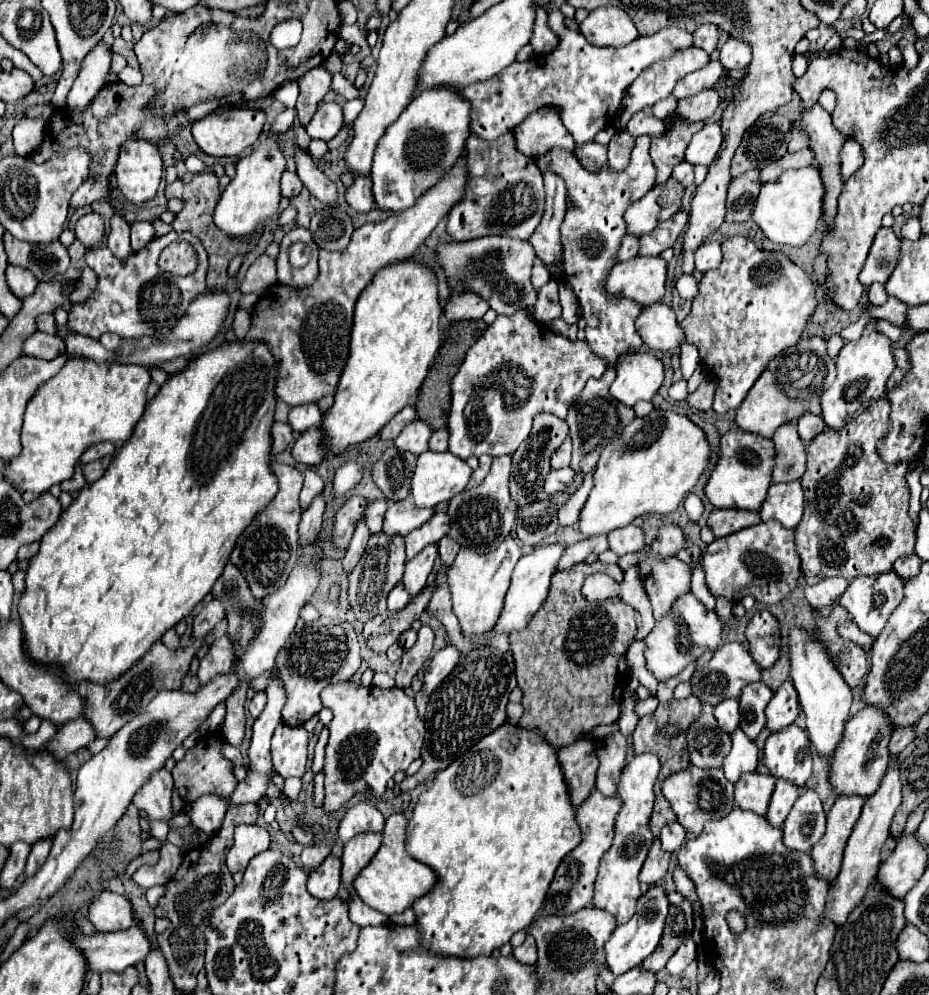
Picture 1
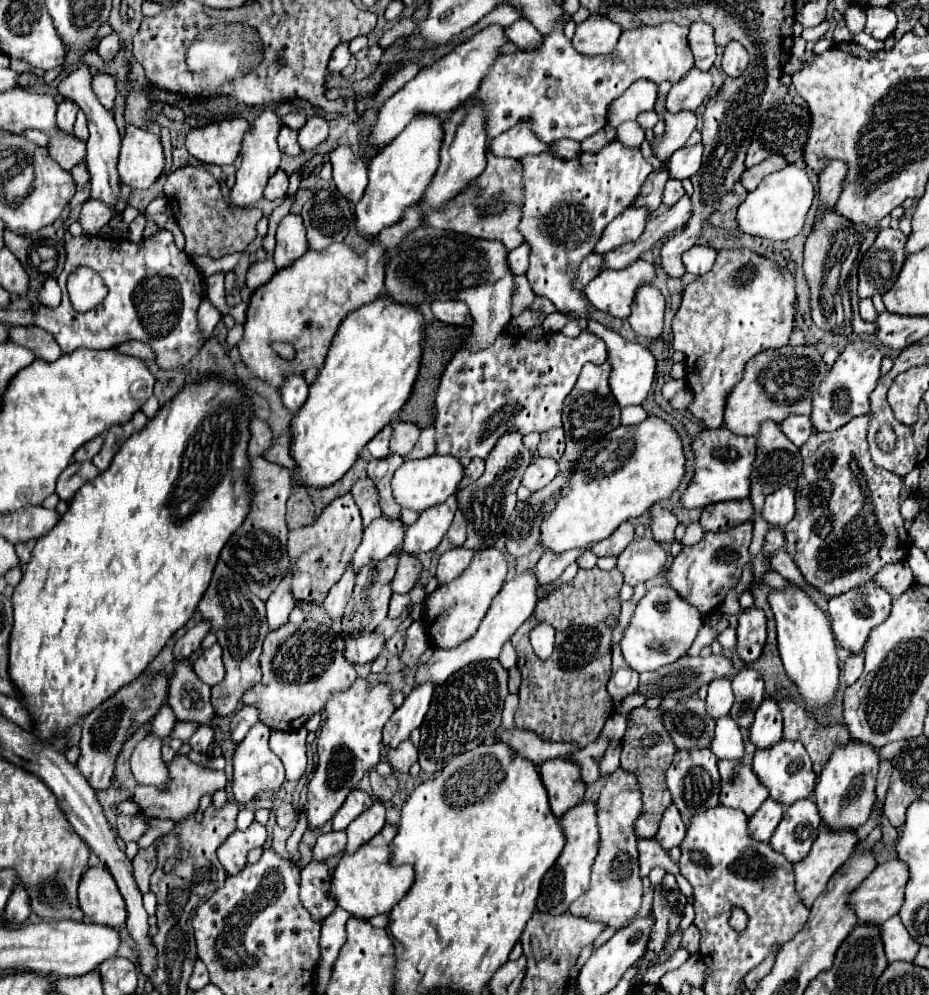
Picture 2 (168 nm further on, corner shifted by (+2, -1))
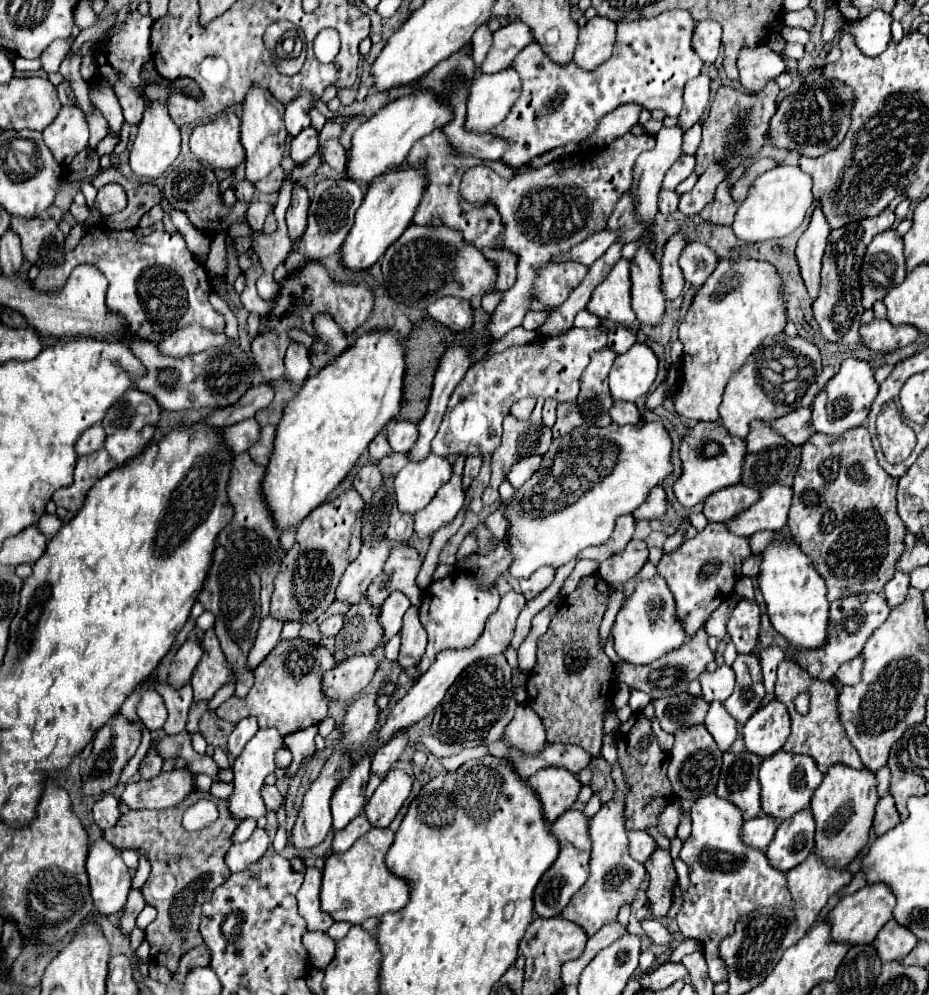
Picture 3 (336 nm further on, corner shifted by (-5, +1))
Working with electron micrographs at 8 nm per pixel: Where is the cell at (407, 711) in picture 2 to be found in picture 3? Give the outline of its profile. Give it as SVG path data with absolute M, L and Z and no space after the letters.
M407 729L403 733L395 733L395 739L391 739L389 743L385 743L375 755L373 755L373 761L371 761L371 771L377 773L377 775L385 775L393 763L401 757L401 753L405 751L409 743L409 733Z

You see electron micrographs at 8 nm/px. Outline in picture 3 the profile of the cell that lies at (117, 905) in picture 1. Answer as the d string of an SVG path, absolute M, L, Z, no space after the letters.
M105 839L93 843L87 857L87 873L97 913L121 913L131 889L131 877L119 851Z

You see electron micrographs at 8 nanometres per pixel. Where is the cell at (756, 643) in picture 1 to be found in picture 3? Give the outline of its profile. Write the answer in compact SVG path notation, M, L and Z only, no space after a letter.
M741 599L727 621L727 633L739 653L753 653L761 631L761 611L755 601Z

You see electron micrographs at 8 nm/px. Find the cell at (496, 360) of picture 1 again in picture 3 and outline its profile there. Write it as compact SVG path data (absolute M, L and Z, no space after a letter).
M607 327L569 329L557 337L545 337L521 347L509 347L503 353L485 353L455 387L443 423L433 439L435 455L467 455L483 457L499 447L501 423L509 415L513 403L523 397L551 397L557 403L573 401L579 395L579 377L589 365L593 351L607 347Z

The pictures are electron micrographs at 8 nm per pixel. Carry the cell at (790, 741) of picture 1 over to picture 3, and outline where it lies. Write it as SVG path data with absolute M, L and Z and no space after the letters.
M783 751L779 755L769 757L763 767L759 769L759 783L761 783L761 807L767 815L773 815L779 821L789 819L791 815L795 815L797 811L809 807L811 795L813 791L819 787L822 782L823 774L817 768L814 760L808 755L783 755Z

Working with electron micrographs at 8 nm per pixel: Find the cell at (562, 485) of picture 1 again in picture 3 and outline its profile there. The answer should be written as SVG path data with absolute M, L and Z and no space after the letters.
M531 455L531 457L525 457L519 463L515 463L511 467L511 471L507 473L509 483L515 489L519 489L523 483L527 483L533 477L533 473L539 473L541 471L541 461L543 461L541 455Z

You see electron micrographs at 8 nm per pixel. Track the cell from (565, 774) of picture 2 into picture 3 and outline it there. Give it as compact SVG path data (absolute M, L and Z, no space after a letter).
M561 767L539 769L539 773L529 777L529 785L537 791L549 823L563 815L577 801L577 795L581 791L577 775Z

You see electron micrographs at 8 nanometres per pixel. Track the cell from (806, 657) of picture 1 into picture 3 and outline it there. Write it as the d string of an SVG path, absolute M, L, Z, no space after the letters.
M793 543L769 545L763 553L763 565L759 573L759 587L763 591L771 625L797 649L819 649L827 643L829 629L829 601L827 587L821 575L813 569L809 557Z

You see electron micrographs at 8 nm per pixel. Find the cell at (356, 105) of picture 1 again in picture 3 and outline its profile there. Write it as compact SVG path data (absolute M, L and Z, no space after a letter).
M253 202L250 204L247 211L247 221L253 231L260 232L266 217L272 213L269 203L266 202Z

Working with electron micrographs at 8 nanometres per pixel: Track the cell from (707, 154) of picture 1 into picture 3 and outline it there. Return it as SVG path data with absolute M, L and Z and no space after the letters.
M681 155L673 163L673 167L667 171L667 175L663 179L663 189L675 189L681 181L685 181L693 173L695 163L697 163L695 155Z

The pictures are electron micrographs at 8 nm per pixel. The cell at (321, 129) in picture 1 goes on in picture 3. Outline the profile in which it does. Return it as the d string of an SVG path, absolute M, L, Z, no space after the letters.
M309 125L307 129L303 129L293 141L291 141L291 157L297 163L307 161L315 151L319 149L319 131Z

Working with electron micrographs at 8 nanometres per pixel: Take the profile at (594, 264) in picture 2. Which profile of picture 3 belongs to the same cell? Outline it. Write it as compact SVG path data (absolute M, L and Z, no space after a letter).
M575 261L551 263L539 275L535 299L543 301L547 307L557 307L569 297L571 289L575 289L575 285L583 281L585 275L587 275L587 265L579 265Z

